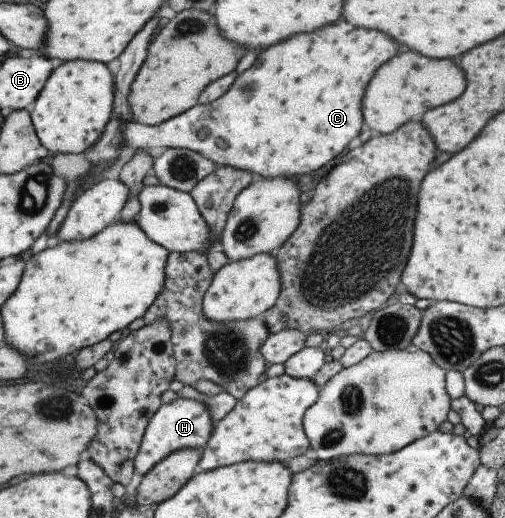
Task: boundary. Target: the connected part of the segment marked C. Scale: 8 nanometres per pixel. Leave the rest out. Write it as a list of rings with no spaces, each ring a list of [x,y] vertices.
[[[342,20],[330,24],[328,28],[320,28],[320,32],[294,36],[292,40],[260,54],[256,64],[241,73],[232,88],[216,102],[198,104],[159,125],[144,125],[136,121],[124,124],[122,148],[135,150],[135,154],[156,148],[190,148],[214,160],[217,166],[248,170],[263,178],[294,178],[312,174],[334,160],[348,146],[348,142],[358,136],[362,126],[362,92],[376,68],[396,54],[396,48],[398,44],[382,32],[358,30]]]

